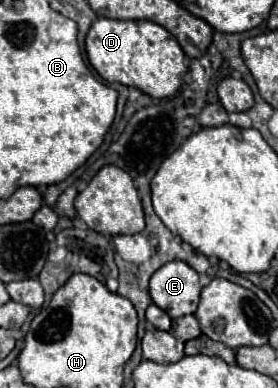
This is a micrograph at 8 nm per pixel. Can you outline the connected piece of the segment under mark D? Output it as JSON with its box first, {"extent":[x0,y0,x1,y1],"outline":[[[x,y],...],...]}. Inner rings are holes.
{"extent":[86,18,186,98],"outline":[[[98,18],[86,34],[86,54],[92,68],[106,82],[120,82],[124,86],[140,88],[154,98],[172,96],[186,74],[184,52],[176,38],[150,20],[110,20]]]}

